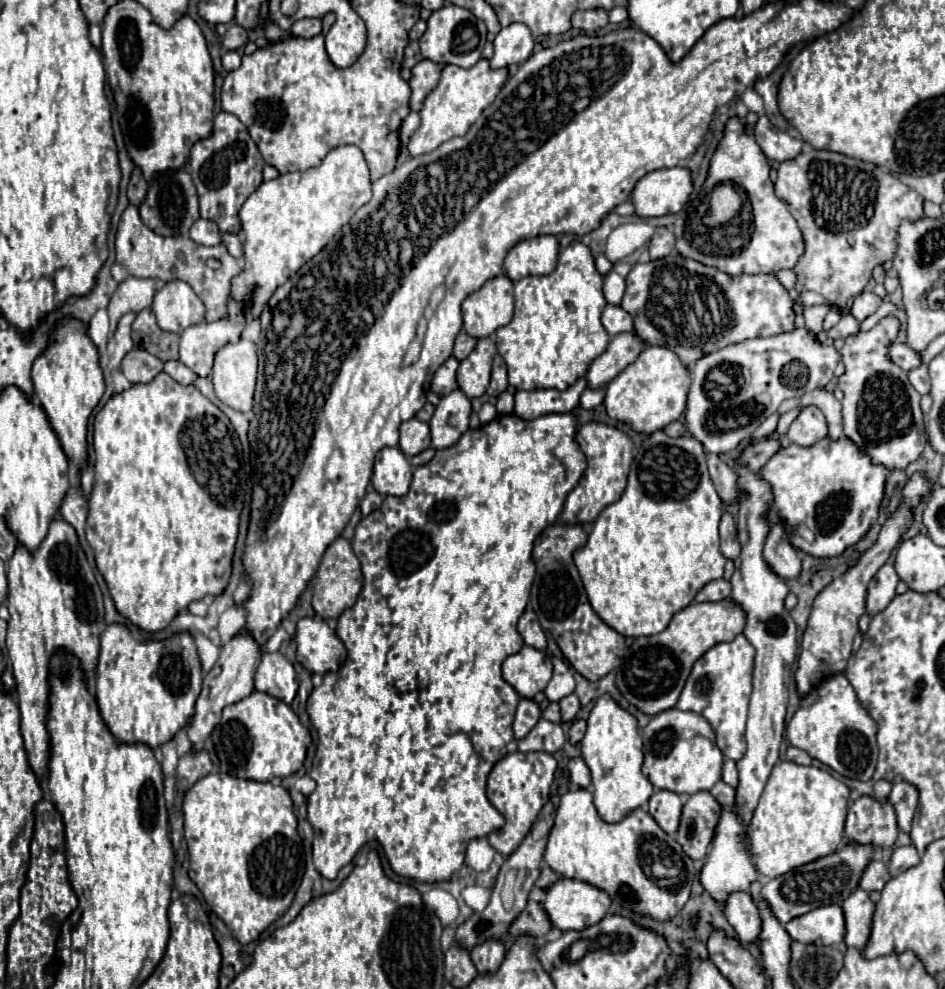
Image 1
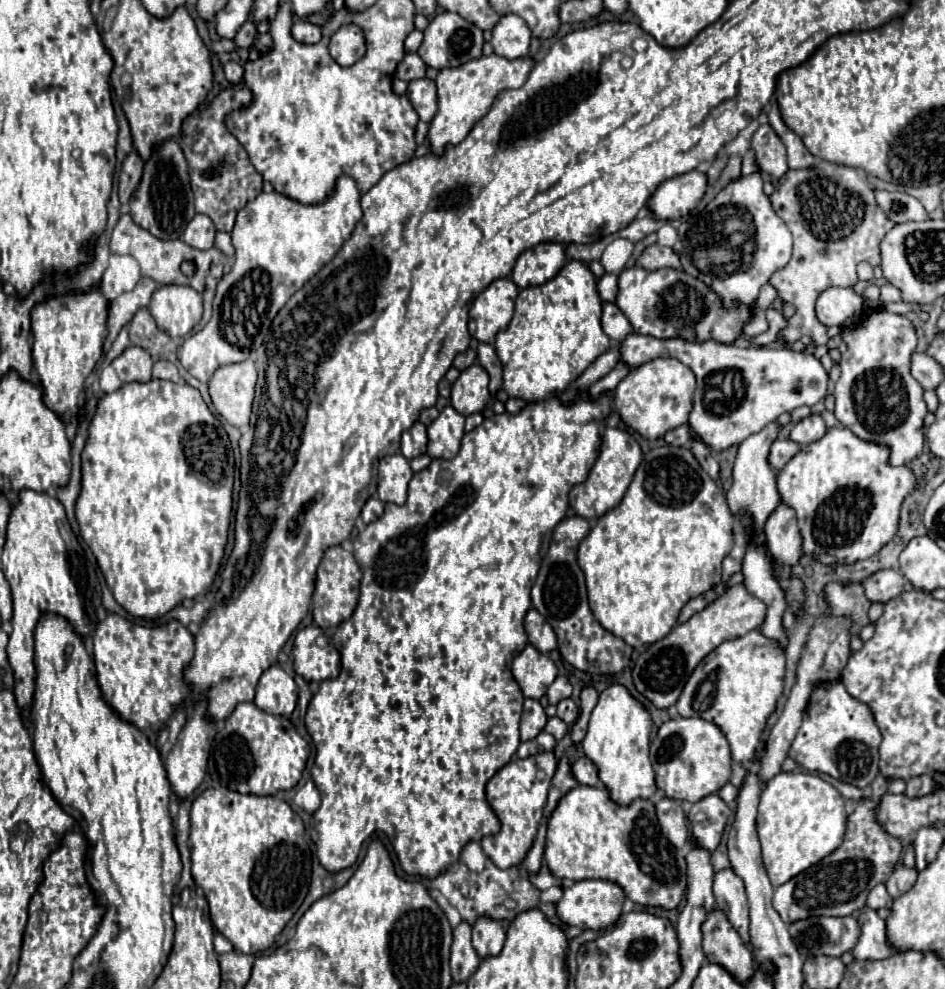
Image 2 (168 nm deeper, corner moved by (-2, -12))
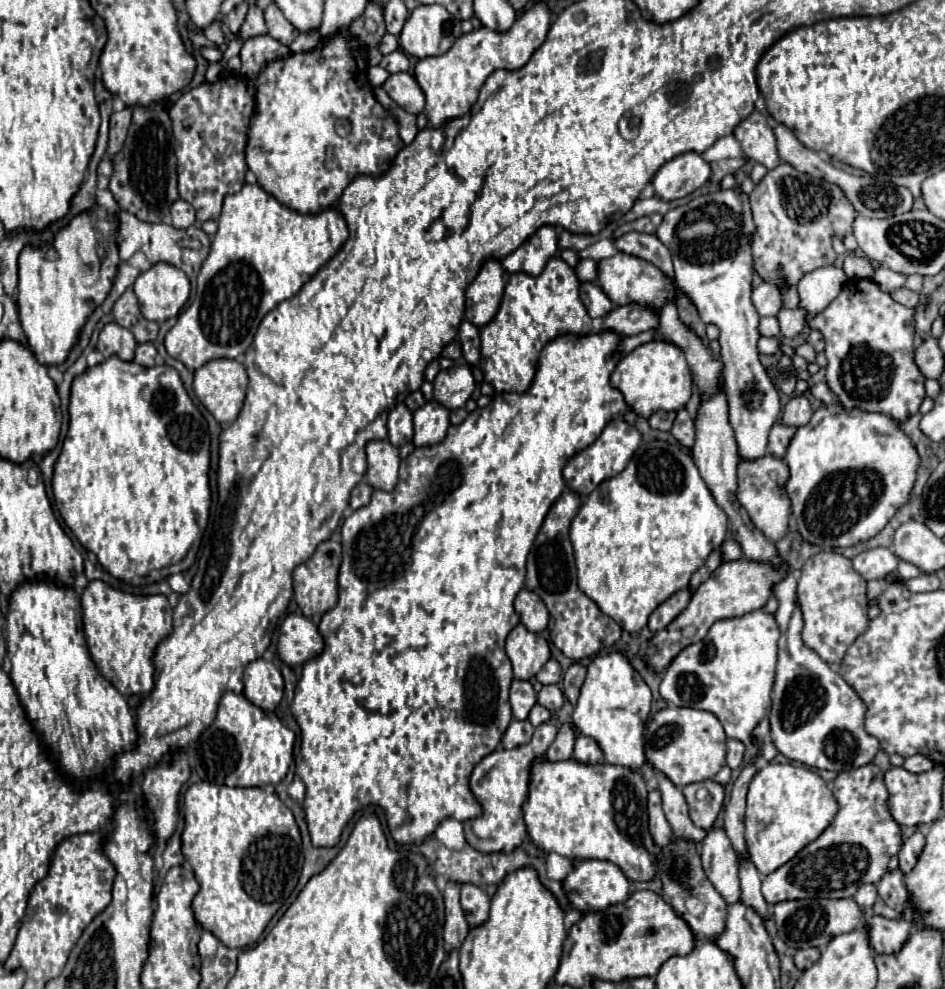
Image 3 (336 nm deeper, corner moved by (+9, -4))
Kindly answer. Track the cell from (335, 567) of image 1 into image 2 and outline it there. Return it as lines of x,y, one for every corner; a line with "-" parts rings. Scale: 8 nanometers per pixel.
333,546
333,548
325,550
325,556
317,570
317,584
315,584
315,594
312,598
313,623
317,624
319,628
327,630
327,628
339,626
343,620
347,620
357,606
359,584
361,584
361,568
357,566
353,554
343,550
341,546

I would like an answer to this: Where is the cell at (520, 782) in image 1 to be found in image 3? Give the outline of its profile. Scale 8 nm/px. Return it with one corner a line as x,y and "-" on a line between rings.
552,716
548,722
536,728
528,746
518,746
512,750
498,748
476,764
470,776
470,790
482,806
482,816
470,820
470,834
466,834
466,842
472,848
480,852
512,852
524,842
526,824
522,818
522,804
528,796
528,766
532,764
532,758
546,754
548,746
554,742
558,732
556,724
556,716

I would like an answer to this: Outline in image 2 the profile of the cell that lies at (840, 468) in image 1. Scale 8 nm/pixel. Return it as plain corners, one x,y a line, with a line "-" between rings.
837,426
837,428
829,428
827,434
819,440
819,442
813,442
809,444
809,452
807,450
799,450
787,464
783,470
779,470
777,474
777,490
779,490
779,496
783,500
785,506
793,508
797,512
797,522
799,522
799,532
801,532
801,538
803,538
803,552
809,554
811,558
823,562
823,564
853,564
857,560
865,560
869,556
873,556
875,552
879,552
891,538
893,534
897,532
897,522
899,522
899,508
901,508
901,502
907,494
913,492
915,488
915,478
913,478
913,472
907,468
907,466
889,466
887,462
889,458
889,450
883,448
883,446
875,446
871,442
863,442
861,438
855,438
855,434
851,434
851,430
843,428
843,426

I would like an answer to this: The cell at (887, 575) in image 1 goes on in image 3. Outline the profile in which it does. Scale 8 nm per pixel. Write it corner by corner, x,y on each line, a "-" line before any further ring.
870,548
852,558
854,570
866,580
882,580
898,566
898,558
890,548

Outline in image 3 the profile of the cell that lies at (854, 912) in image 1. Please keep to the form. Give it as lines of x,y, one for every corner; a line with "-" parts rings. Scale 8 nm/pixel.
872,914
866,922
872,926
872,930
870,930
872,948
878,954
886,954
886,956
900,952
900,948
904,946
904,942
908,940
908,936
912,932
912,924
904,922
904,918
888,920
878,914

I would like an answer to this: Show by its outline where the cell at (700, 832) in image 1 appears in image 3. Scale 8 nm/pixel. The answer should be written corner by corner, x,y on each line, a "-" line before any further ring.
704,780
684,786
684,796
690,806
692,822
702,830
710,830
718,812
722,810
724,786
714,780

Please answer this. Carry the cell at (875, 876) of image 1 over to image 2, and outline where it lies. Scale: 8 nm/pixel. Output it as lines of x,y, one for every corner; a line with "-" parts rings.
877,884
877,886
869,892
869,896
867,896
867,906
873,908
873,910
885,908
885,906
889,906
889,902
891,902
891,896
887,894
885,884

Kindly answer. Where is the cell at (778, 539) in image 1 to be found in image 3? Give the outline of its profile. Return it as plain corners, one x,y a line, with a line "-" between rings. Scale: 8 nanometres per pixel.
766,454
756,460
740,460
738,462
738,490
736,500
748,512
754,526
772,542
780,540
790,524
790,498
786,494
788,466
784,460

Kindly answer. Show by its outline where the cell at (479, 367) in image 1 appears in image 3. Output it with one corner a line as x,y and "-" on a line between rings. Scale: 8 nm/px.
456,364
440,374
432,382
434,398
448,410
462,408
474,390
474,377
466,364

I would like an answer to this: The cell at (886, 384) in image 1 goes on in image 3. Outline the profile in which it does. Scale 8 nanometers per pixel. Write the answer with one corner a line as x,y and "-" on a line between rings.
850,278
842,292
818,314
806,320
808,328
818,328
826,340
826,382
832,392
836,392
842,406
856,406
860,410
872,410
896,418
896,422
908,420
918,412
926,392
924,374
914,362
914,312
916,308
902,306
882,292
870,278

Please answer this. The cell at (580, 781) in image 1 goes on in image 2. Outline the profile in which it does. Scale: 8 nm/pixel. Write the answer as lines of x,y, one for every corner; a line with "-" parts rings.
579,758
579,760
573,762
571,768
573,768
573,776
577,778
579,784
593,786
593,788
599,788
599,786
601,786
601,782
599,782
599,778
597,778
597,770
595,770
595,766
593,766
591,760

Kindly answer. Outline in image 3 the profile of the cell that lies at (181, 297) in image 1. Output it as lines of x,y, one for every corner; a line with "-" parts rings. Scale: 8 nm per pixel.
158,262
136,278
134,292
142,316
162,324
164,320
178,316
190,296
190,282
180,268
168,262

